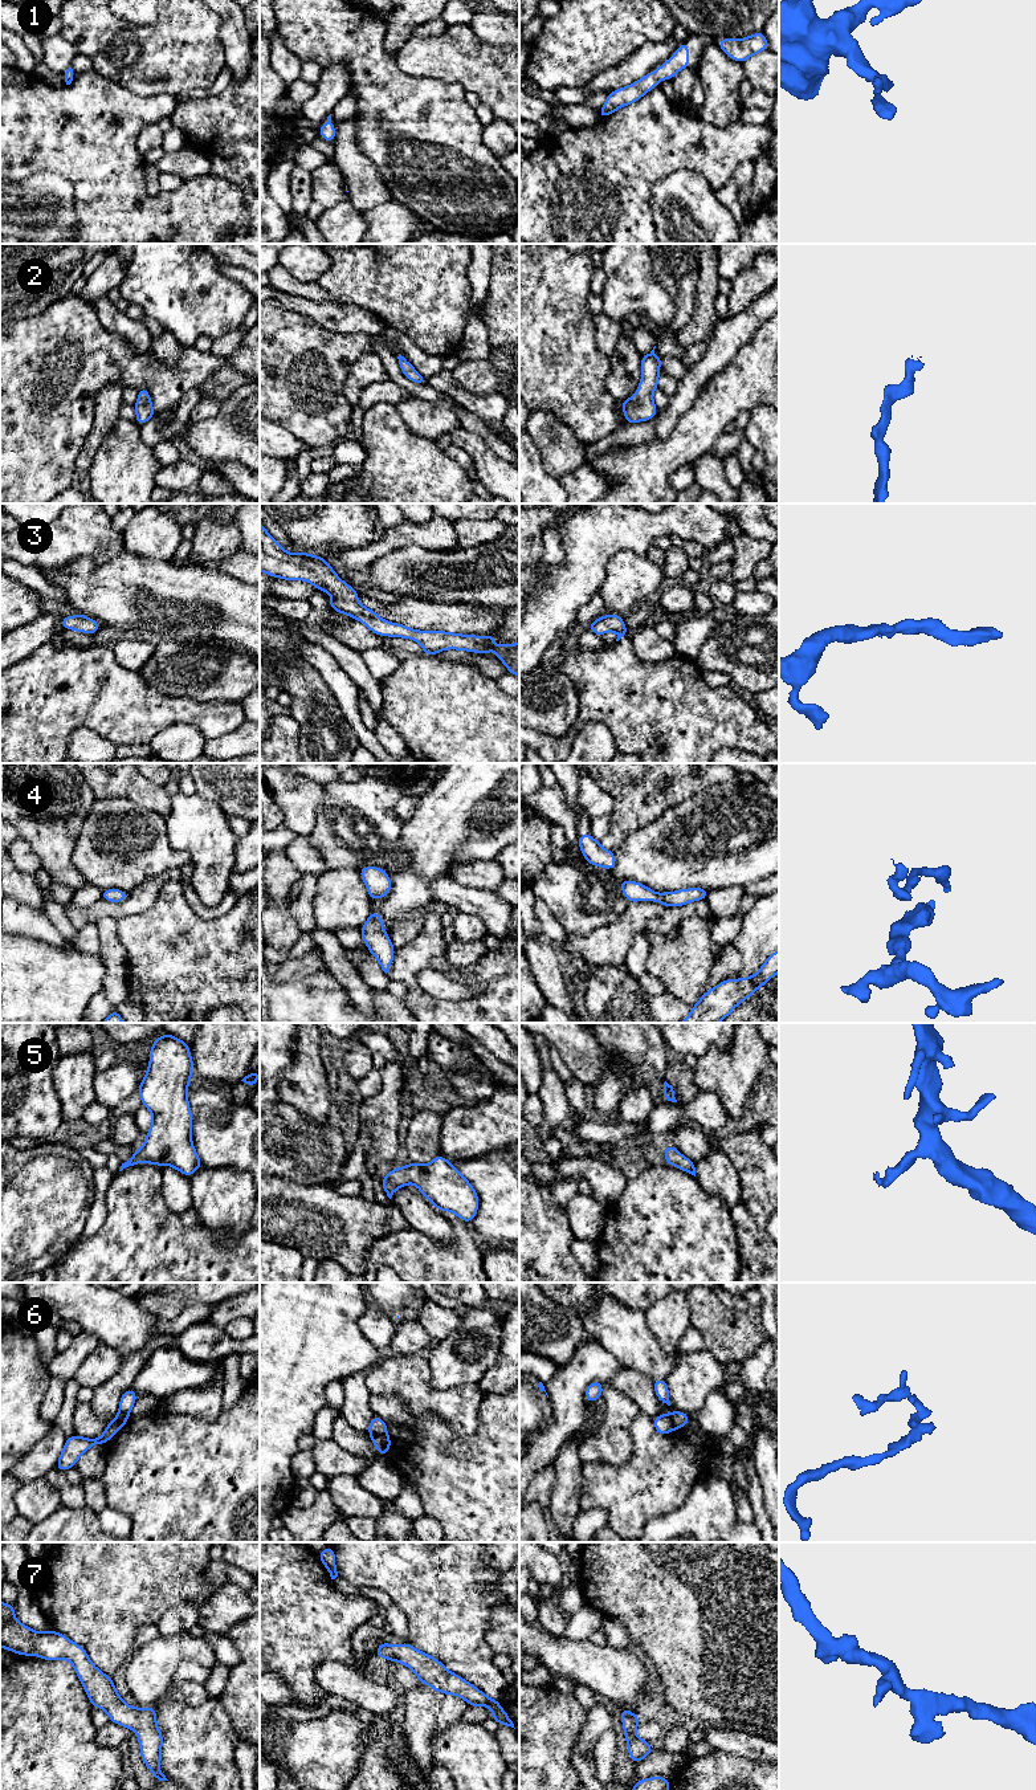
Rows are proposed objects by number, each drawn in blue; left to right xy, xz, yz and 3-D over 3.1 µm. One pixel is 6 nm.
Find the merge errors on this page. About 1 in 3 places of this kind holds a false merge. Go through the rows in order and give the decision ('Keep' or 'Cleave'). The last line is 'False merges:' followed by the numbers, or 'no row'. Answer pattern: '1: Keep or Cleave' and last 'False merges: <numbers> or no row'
1: Keep
2: Keep
3: Keep
4: Keep
5: Keep
6: Cleave
7: Keep
False merges: 6

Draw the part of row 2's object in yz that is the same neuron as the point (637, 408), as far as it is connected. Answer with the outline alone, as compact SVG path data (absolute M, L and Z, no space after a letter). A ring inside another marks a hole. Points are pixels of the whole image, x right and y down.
M656 346L649 354L641 356L643 378L636 394L628 400L620 400L628 424L653 420L658 412L652 396L654 390L658 388L660 364L664 358L658 358L654 348Z

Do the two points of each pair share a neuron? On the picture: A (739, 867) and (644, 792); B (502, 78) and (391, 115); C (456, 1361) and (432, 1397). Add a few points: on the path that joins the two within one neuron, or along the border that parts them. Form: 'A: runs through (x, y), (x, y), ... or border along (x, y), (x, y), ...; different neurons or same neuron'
A: border along (694, 794), (668, 807), (656, 819), (641, 827); different neurons
B: border along (436, 78), (456, 81), (465, 92); different neurons
C: border along (425, 1360), (433, 1387), (468, 1385); different neurons

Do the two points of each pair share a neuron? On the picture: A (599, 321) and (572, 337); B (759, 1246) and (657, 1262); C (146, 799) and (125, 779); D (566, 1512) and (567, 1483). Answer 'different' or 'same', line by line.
A: different
B: different
C: same
D: same

